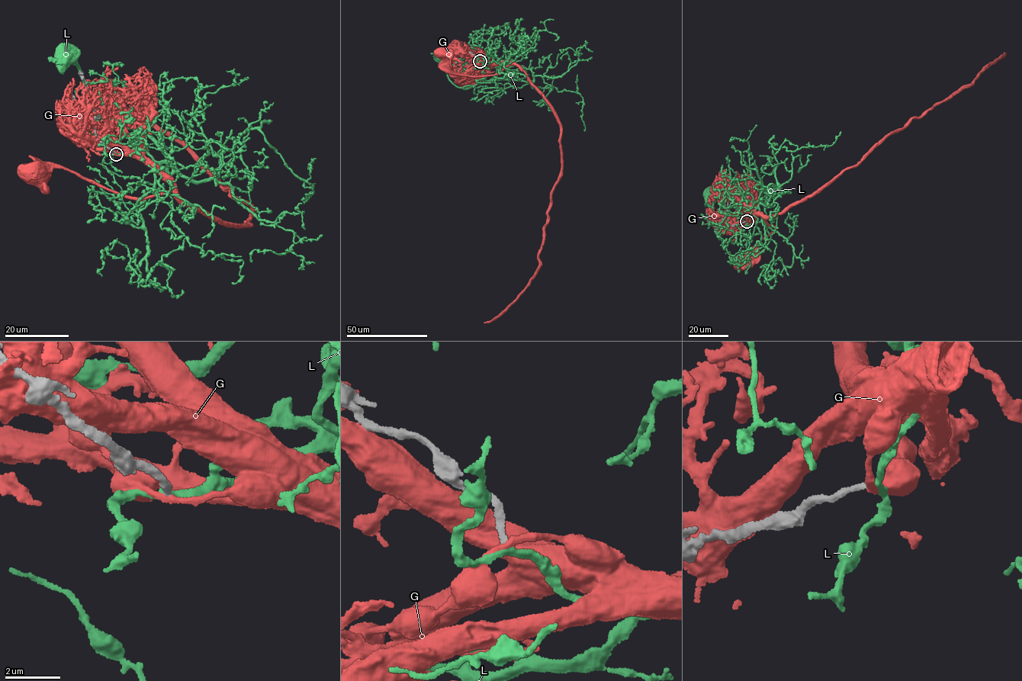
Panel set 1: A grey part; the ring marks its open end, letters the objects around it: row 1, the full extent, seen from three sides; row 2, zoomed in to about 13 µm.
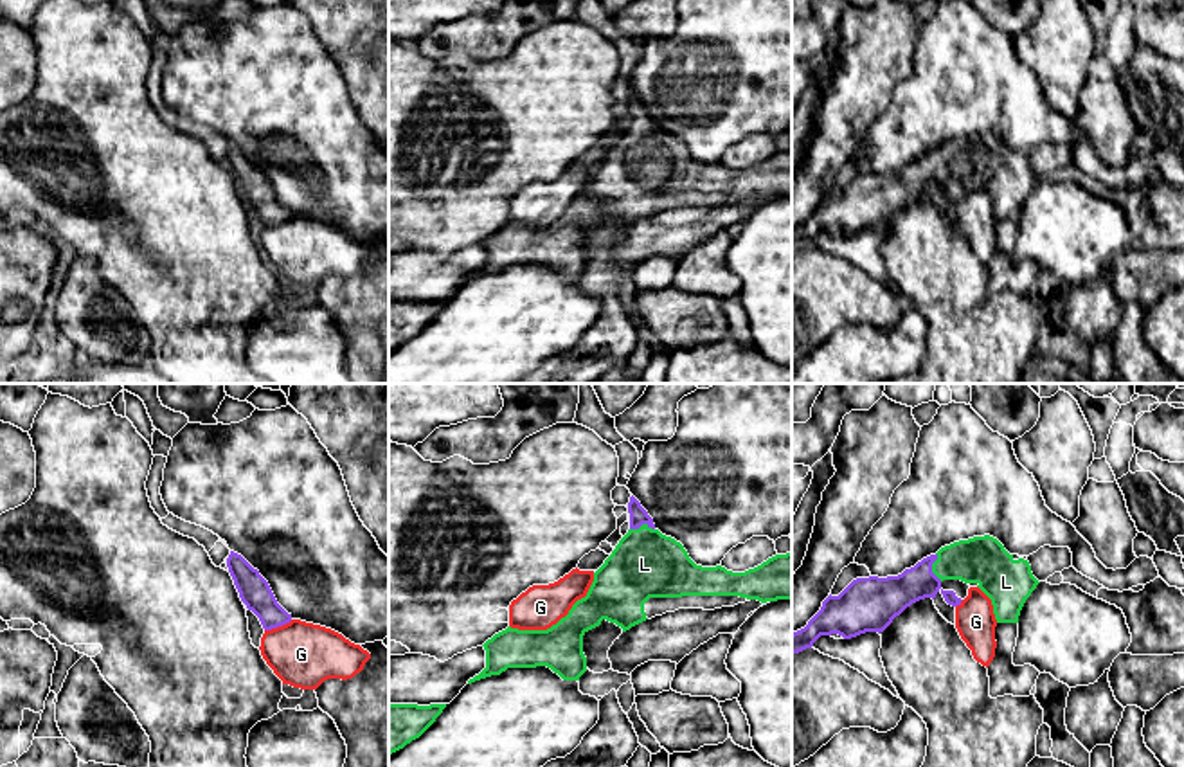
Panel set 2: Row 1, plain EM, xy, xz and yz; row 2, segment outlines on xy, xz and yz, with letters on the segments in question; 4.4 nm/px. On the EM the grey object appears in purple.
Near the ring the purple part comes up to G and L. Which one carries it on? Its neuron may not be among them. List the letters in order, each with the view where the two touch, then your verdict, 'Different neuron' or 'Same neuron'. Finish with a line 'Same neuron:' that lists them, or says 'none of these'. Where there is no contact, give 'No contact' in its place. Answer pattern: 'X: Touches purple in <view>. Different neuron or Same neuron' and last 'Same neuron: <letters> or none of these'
G: Touches purple in xy. Different neuron
L: Touches purple in yz. Same neuron
Same neuron: L

